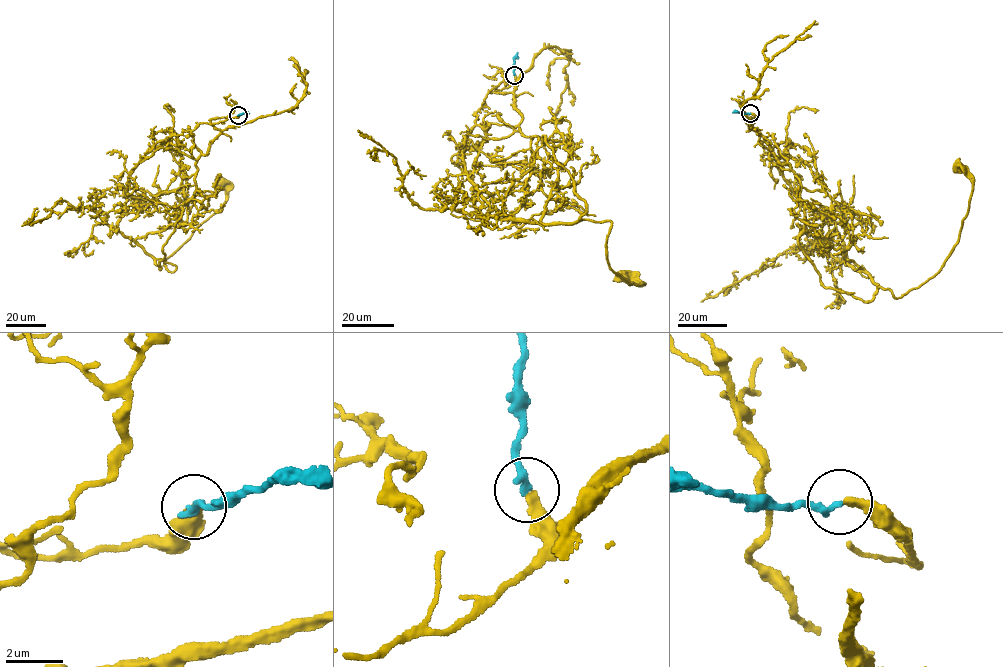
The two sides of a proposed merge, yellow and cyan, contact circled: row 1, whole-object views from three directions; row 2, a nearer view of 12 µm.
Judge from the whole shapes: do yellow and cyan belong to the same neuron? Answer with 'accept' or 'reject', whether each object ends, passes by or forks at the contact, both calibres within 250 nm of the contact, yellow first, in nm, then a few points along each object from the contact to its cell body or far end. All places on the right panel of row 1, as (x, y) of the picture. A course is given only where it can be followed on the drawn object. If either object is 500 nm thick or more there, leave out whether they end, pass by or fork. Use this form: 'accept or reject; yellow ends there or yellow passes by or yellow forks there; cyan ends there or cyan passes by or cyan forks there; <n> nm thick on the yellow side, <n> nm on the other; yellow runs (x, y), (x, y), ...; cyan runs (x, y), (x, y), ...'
accept; yellow ends there; cyan ends there; 340 nm thick on the yellow side, 260 nm on the other; yellow runs (750, 113), (800, 181), (797, 242), (821, 284), (867, 302), (939, 272), (973, 189), (958, 166); cyan runs (750, 113), (732, 112)

